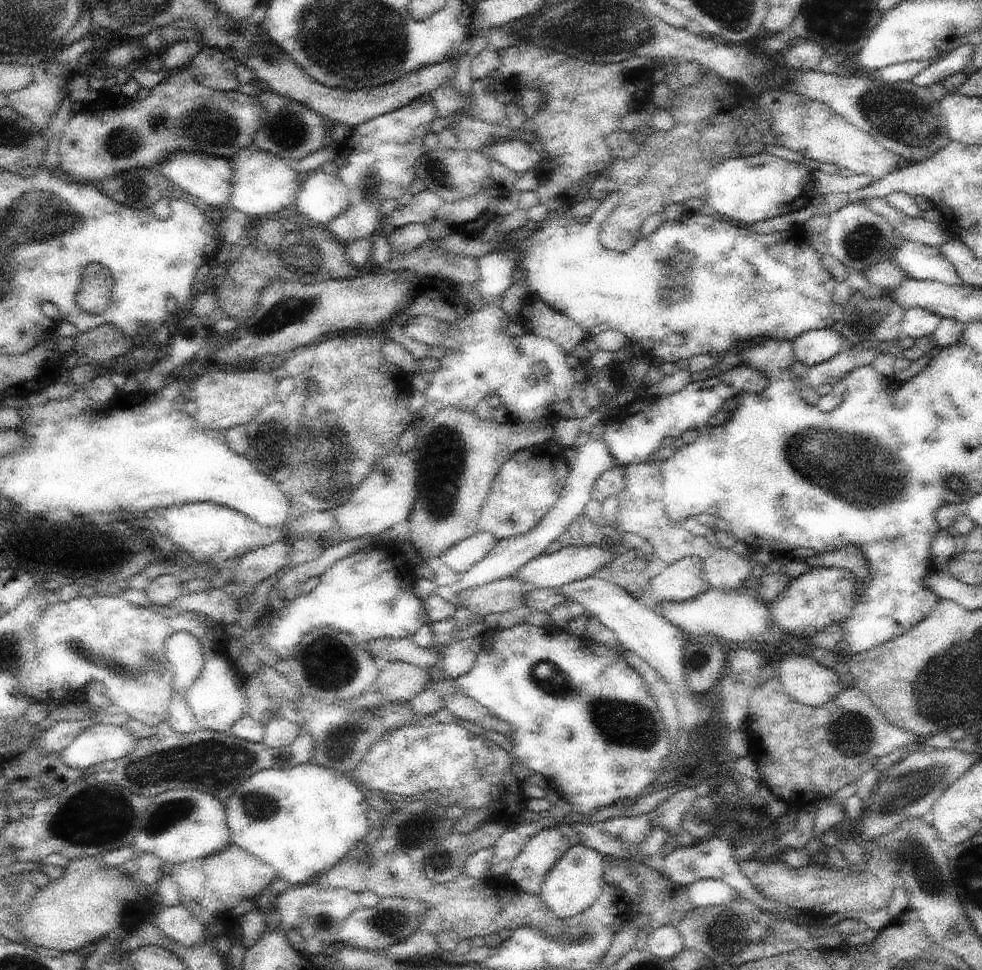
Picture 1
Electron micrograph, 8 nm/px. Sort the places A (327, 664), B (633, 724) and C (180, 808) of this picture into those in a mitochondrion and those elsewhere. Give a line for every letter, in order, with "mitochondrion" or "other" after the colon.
A: mitochondrion
B: mitochondrion
C: mitochondrion

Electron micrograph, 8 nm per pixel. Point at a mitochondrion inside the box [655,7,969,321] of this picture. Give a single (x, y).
(898, 115)

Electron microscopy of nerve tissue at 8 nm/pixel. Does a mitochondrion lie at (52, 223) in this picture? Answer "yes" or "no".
yes

